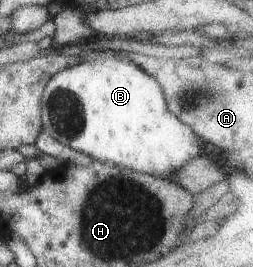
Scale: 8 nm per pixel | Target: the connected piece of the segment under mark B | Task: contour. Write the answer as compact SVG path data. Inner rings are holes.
M92 50L76 57L80 60L73 66L56 72L46 82L39 99L41 128L58 143L100 163L126 166L135 172L169 180L169 174L190 158L206 153L205 145L167 110L159 83L125 56L126 53L120 51Z

